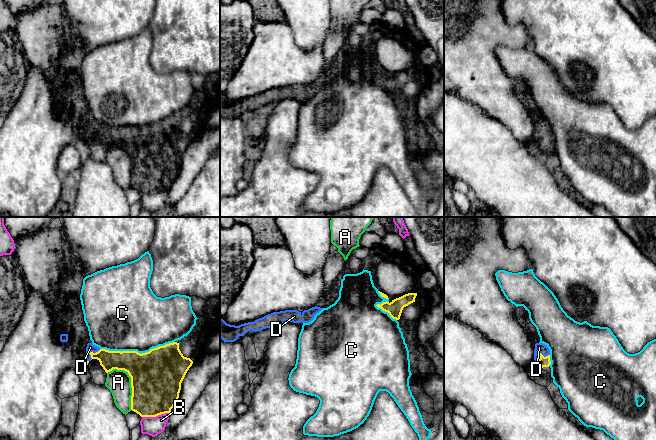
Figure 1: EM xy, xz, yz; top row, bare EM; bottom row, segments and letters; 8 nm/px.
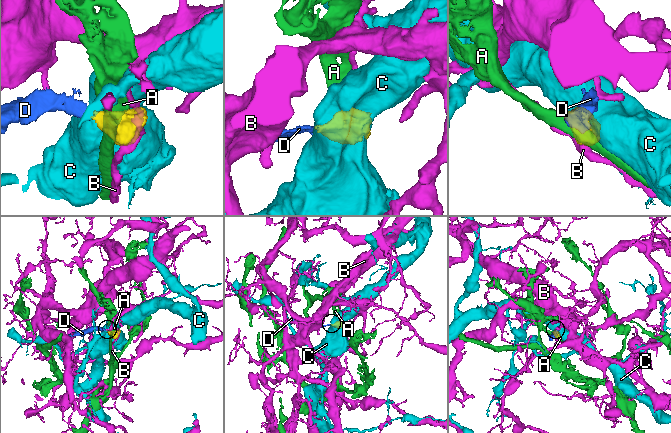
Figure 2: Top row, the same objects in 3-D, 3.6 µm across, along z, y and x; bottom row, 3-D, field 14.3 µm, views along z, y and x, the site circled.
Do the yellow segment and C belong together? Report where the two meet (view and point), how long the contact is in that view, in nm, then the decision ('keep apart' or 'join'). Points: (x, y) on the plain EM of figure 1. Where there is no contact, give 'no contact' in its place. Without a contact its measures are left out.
xy (137, 128) | 600 nm | keep apart

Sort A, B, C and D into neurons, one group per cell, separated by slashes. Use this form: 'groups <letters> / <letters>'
groups A / B / C / D

